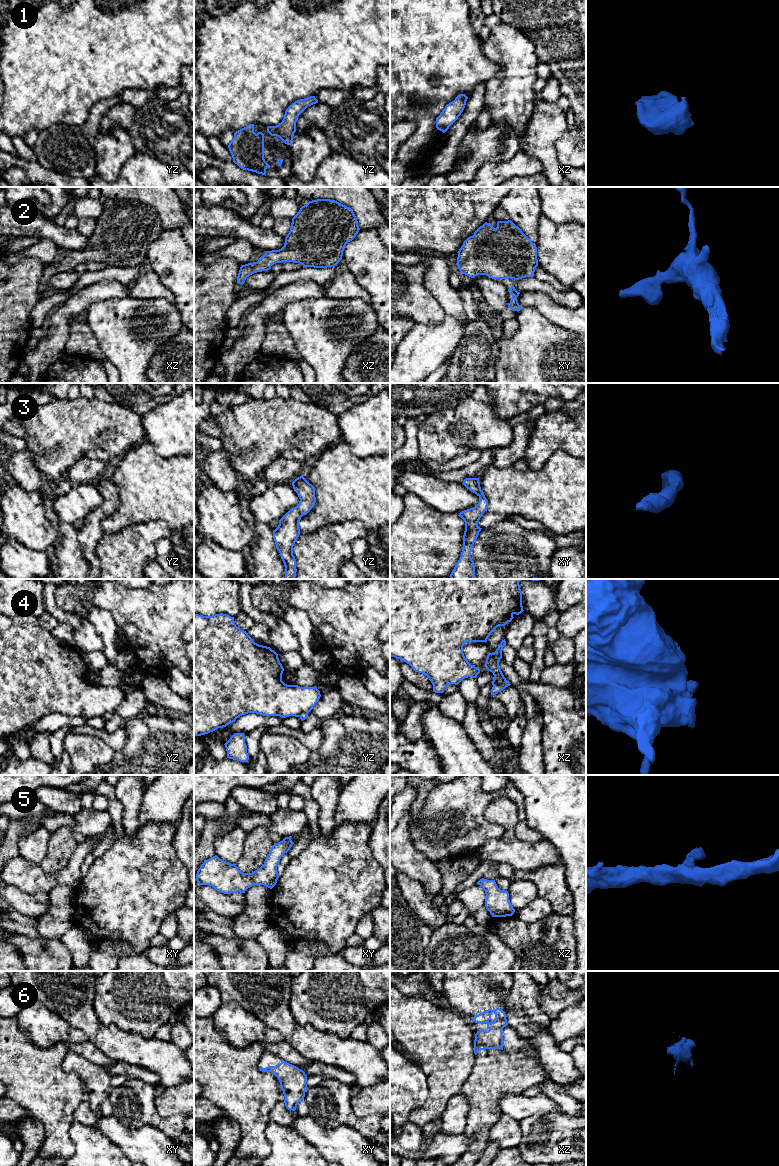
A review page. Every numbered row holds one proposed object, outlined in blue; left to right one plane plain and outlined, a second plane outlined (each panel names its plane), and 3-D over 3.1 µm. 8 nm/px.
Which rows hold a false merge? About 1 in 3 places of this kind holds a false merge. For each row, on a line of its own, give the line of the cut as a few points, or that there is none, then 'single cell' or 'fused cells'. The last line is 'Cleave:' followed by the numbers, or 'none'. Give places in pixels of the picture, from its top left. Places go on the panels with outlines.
1: no cut | single cell
2: no cut | single cell
3: no cut | single cell
4: xz (506, 680), (501, 685), (493, 686) | fused cells
5: no cut | single cell
6: no cut | single cell
Cleave: 4

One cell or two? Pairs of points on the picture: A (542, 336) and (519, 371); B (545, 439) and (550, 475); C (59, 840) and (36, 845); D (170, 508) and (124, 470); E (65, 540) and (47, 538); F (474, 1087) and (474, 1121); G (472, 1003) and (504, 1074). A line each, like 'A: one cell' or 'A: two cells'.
A: one cell
B: two cells
C: two cells
D: one cell
E: two cells
F: one cell
G: one cell

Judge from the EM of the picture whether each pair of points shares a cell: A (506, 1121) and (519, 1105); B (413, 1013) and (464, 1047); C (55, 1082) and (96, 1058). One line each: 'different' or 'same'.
A: different
B: same
C: different

